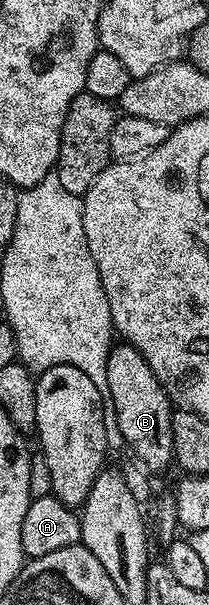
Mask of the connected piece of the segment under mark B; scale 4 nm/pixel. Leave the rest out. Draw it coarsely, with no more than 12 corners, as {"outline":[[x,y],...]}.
{"outline":[[107,358],[108,399],[140,467],[174,463],[175,408],[147,358]]}

